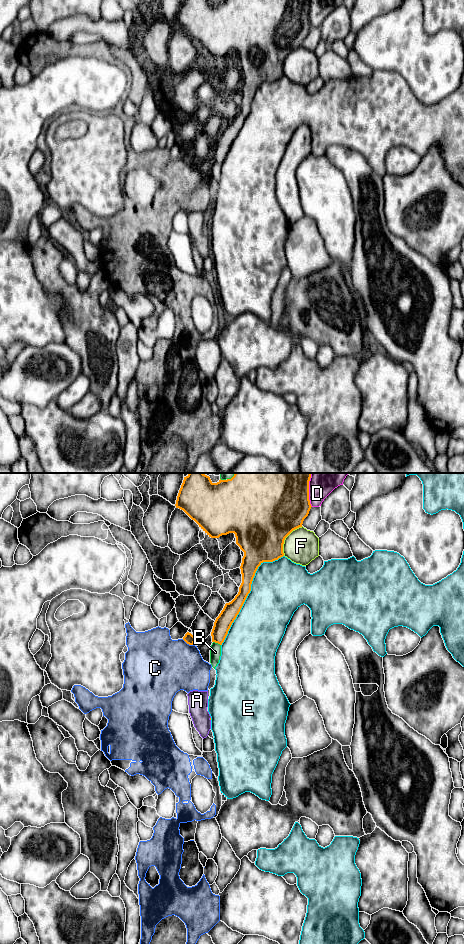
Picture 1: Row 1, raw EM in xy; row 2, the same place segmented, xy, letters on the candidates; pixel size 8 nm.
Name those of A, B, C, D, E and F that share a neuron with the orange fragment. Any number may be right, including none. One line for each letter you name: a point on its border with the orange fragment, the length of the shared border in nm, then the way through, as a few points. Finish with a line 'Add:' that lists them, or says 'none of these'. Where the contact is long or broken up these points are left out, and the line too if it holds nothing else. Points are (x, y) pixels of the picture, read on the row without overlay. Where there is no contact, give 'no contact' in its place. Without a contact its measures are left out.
A: no contact
Add: A

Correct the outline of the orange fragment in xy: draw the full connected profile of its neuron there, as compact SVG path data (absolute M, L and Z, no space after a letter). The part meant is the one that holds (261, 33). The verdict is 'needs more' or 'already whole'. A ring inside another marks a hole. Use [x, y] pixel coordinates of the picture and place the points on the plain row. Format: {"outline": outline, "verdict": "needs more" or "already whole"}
{"outline": "M183 0L183 3L181 5L181 8L177 16L177 20L175 24L176 28L183 30L211 58L219 58L222 55L234 53L236 57L236 64L244 72L244 76L242 78L242 83L240 86L241 94L242 94L242 103L239 107L239 112L231 122L225 124L223 130L221 131L219 136L216 138L212 152L211 152L212 162L218 163L220 165L222 165L222 163L224 162L232 143L234 142L237 135L239 134L248 114L251 111L251 104L258 87L263 82L273 82L283 77L284 76L283 64L284 64L285 58L293 50L299 47L302 47L303 41L308 36L309 31L312 27L309 20L309 1L310 0L219 0L217 3L213 3L211 0Z", "verdict": "already whole"}

